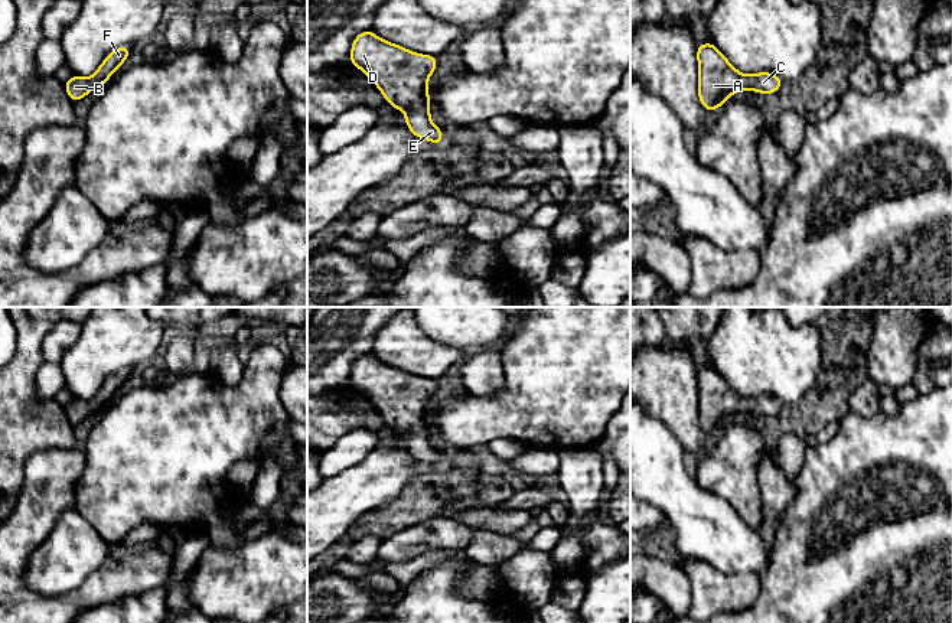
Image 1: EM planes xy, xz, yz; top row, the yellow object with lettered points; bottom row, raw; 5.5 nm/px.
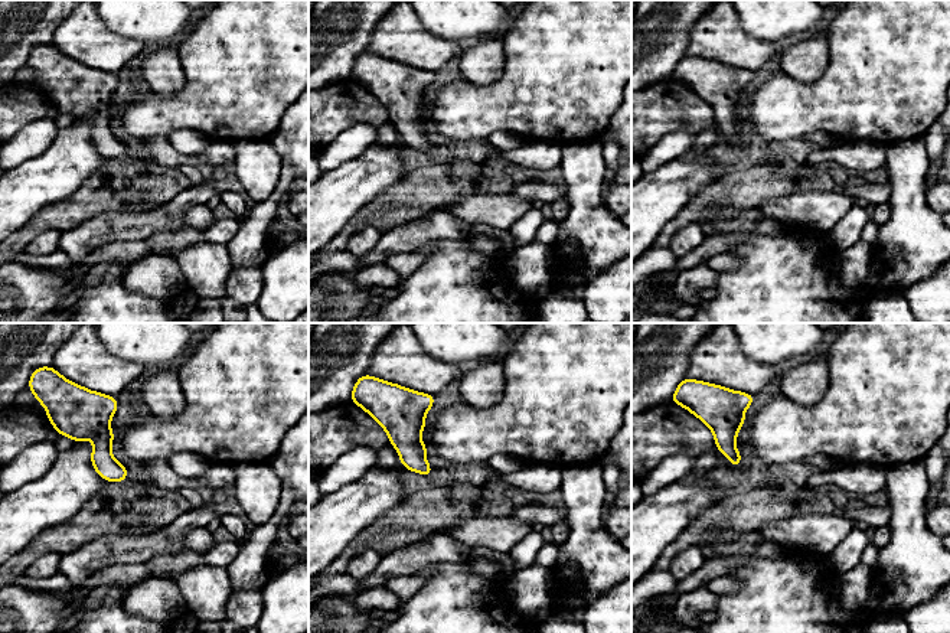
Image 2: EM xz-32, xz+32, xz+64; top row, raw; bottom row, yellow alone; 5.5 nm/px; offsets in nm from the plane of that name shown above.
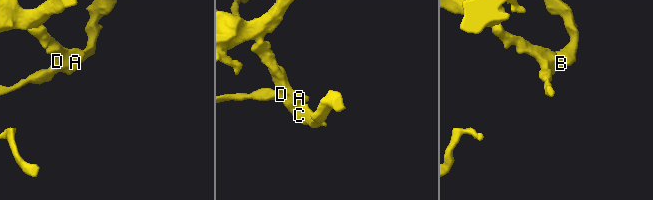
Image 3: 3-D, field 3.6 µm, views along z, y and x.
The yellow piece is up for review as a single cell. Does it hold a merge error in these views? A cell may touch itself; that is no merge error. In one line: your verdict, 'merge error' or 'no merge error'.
no merge error

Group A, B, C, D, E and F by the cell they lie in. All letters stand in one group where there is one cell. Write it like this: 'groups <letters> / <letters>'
groups A B C D E F

